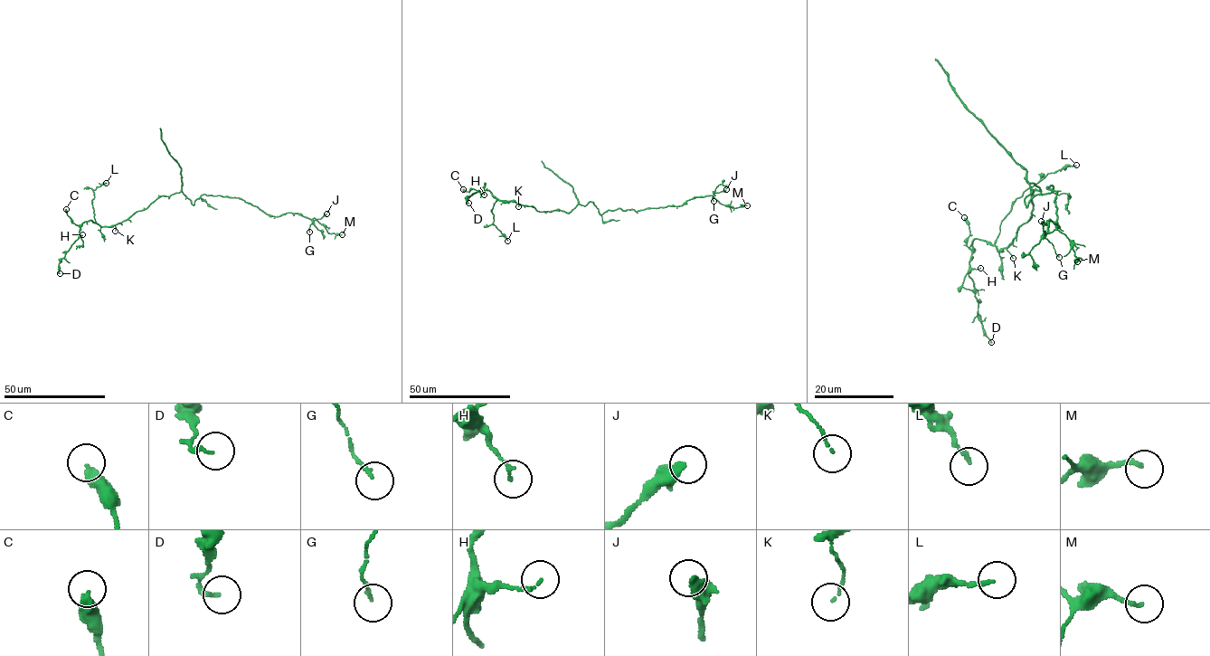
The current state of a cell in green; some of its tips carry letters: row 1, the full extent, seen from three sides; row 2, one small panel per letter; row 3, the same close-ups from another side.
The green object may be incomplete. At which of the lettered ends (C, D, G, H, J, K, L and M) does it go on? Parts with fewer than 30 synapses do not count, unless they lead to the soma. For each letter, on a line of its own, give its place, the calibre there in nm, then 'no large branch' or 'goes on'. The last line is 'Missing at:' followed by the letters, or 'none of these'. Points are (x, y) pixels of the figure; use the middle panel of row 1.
C: place (463, 189); calibre 400 nm; no large branch
D: place (468, 203); calibre 160 nm; no large branch
G: place (713, 201); calibre 110 nm; no large branch
H: place (484, 194); calibre 120 nm; no large branch
J: place (726, 189); calibre 360 nm; no large branch
K: place (518, 206); calibre 80 nm; no large branch
L: place (507, 241); calibre 140 nm; no large branch
M: place (747, 205); calibre 150 nm; no large branch
Missing at: none of these

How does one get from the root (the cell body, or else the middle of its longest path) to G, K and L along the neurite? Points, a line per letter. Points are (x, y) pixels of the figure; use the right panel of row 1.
G: (1029, 194), (1026, 206), (1054, 187), (1046, 186), (1057, 191), (1060, 227), (1047, 221), (1045, 237), (1059, 257)
K: (1029, 194), (1031, 187), (1026, 180), (1041, 190), (1033, 191), (1030, 219), (1018, 228), (1006, 249), (1013, 258)
L: (1029, 194), (1026, 180), (1041, 190), (1033, 191), (1031, 217), (998, 251), (1011, 204), (1048, 173), (1076, 165)

